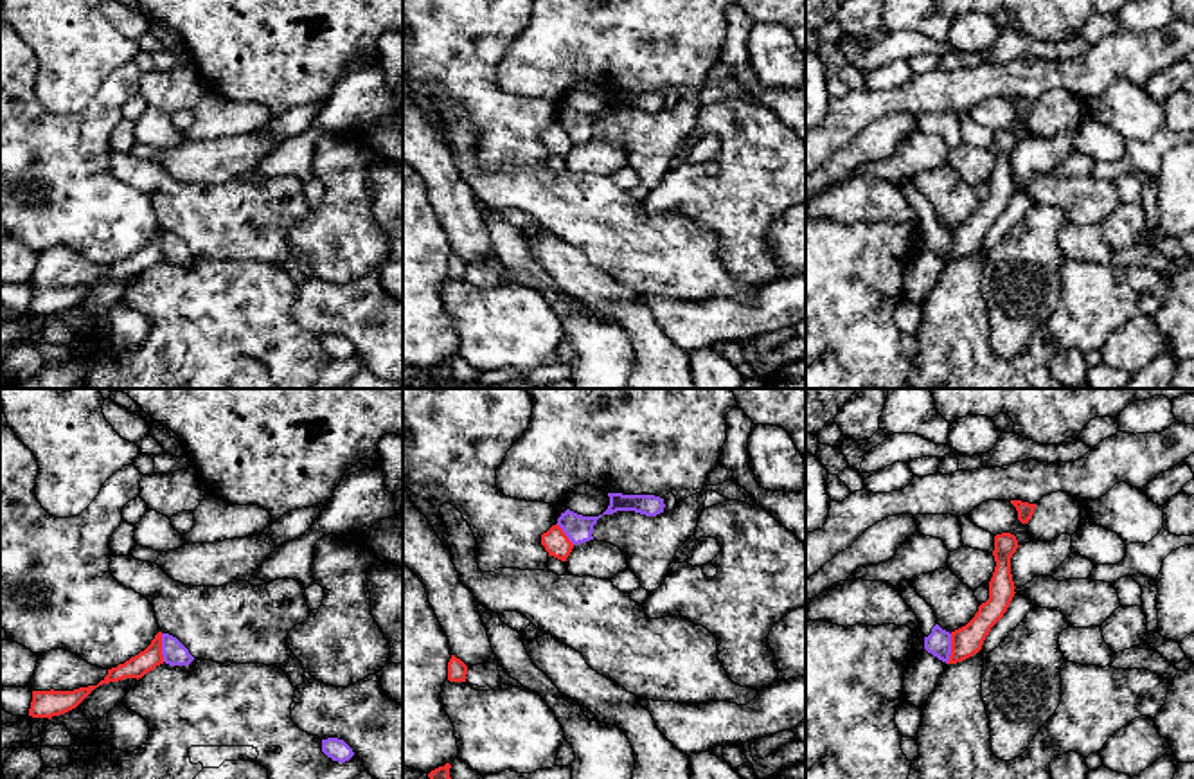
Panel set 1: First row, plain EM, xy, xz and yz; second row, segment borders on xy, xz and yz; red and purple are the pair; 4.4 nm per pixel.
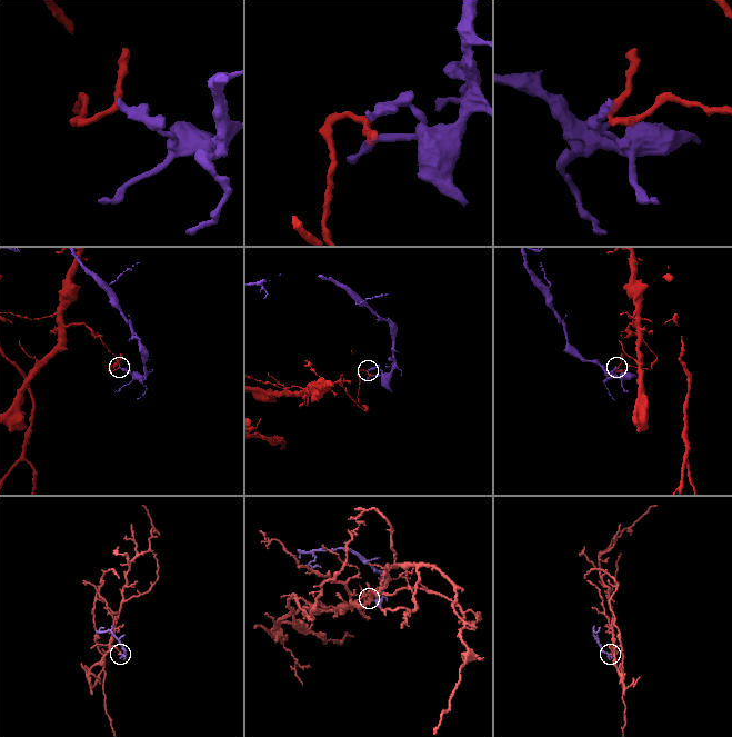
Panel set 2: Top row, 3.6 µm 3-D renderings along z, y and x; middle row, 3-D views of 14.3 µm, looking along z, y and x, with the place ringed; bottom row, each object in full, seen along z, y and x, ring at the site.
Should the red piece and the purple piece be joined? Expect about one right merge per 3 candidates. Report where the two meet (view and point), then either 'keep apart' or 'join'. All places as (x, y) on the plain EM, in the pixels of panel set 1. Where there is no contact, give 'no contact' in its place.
contact yz (952, 245); keep apart

